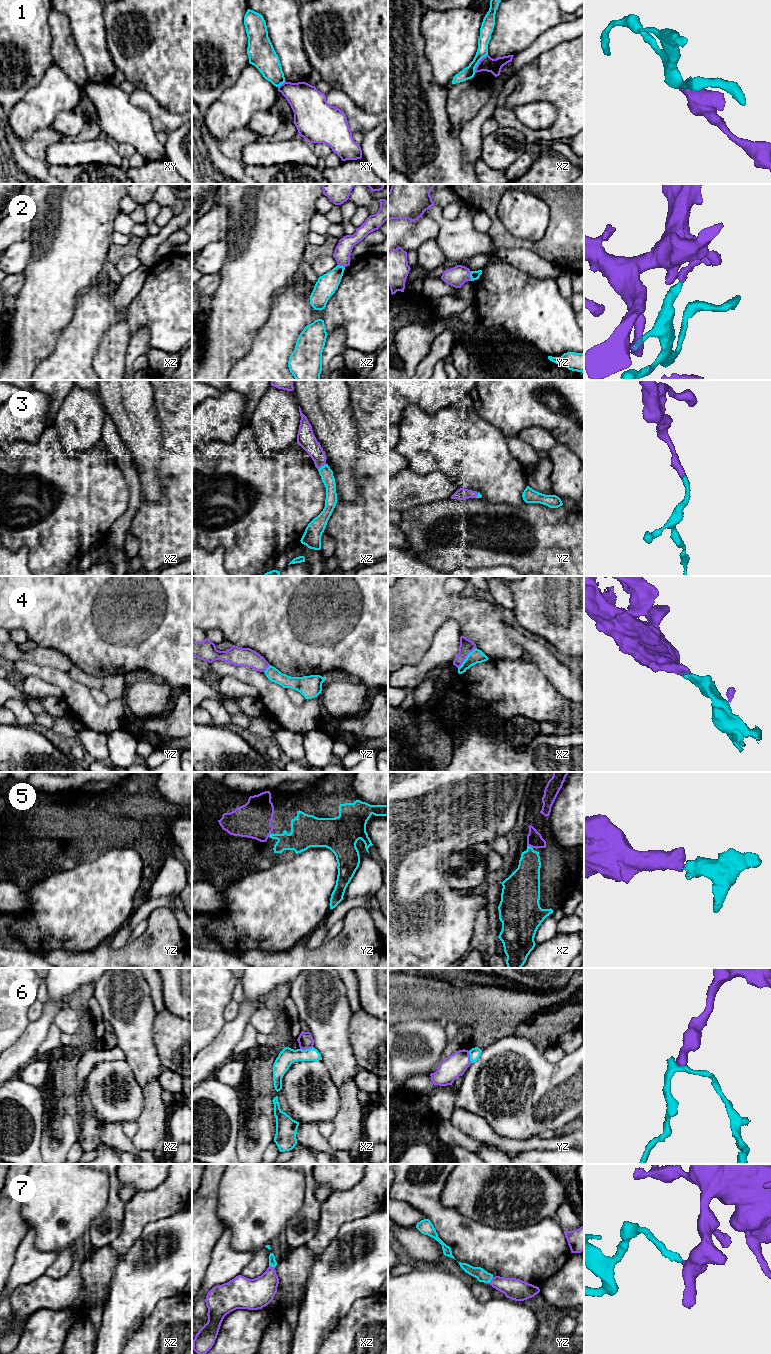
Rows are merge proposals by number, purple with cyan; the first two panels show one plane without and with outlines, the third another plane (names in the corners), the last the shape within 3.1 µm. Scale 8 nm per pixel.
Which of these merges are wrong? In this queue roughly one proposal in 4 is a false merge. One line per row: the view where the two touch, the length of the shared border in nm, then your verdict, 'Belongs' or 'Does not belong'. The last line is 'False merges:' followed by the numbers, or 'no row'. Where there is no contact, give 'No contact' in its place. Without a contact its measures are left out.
1: Touches purple in xz. Shared border 190 nm. Does not belong
2: Touches purple in yz. Shared border 80 nm. Does not belong
3: Touches purple in xz. Shared border 80 nm. Belongs
4: Touches purple in xz. Shared border 220 nm. Does not belong
5: Touches purple in xz. Shared border 50 nm. Belongs
6: Touches purple in xz. Shared border 110 nm. Does not belong
7: Touches purple in yz. Shared border 70 nm. Belongs
False merges: 1, 2, 4, 6

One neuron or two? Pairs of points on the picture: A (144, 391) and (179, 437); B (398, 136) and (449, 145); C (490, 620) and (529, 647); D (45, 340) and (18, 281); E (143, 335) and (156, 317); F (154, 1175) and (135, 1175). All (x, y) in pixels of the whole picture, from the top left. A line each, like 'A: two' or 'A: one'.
A: two
B: one
C: two
D: two
E: two
F: one

